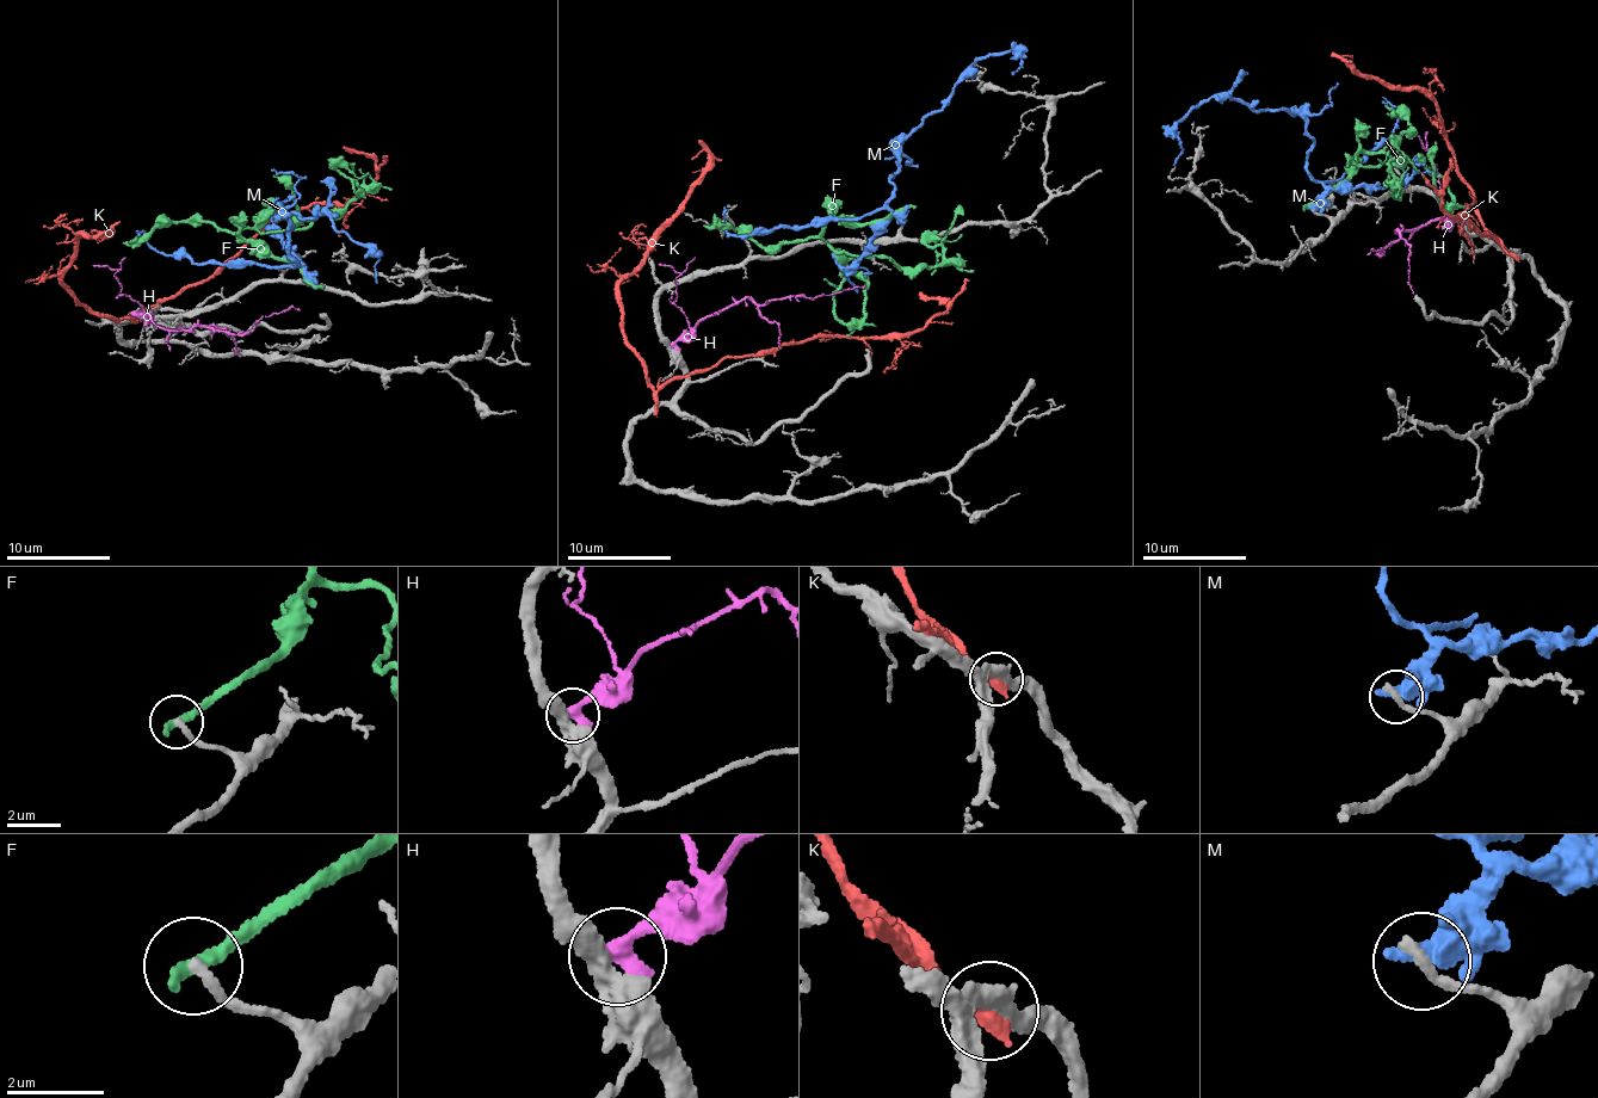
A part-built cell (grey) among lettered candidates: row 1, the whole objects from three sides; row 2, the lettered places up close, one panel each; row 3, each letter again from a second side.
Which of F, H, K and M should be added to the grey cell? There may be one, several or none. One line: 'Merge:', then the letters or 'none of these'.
Merge: none of these

